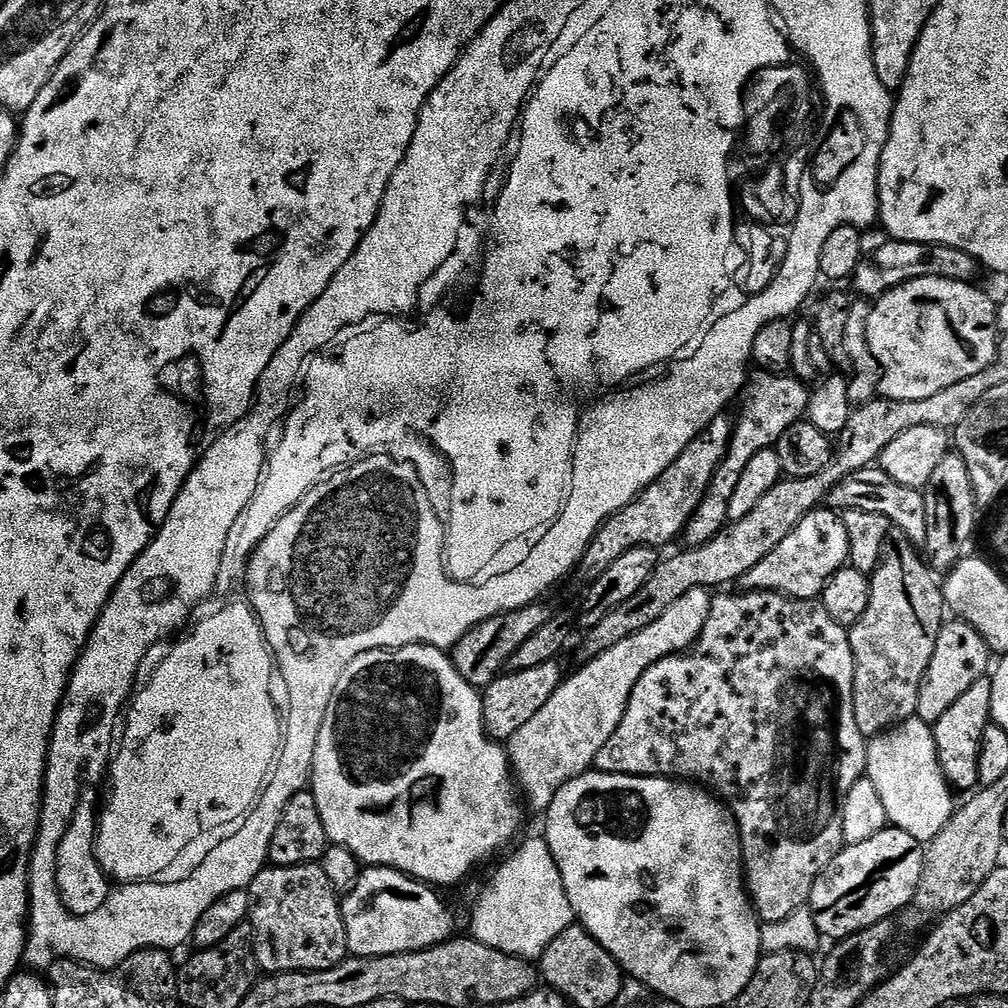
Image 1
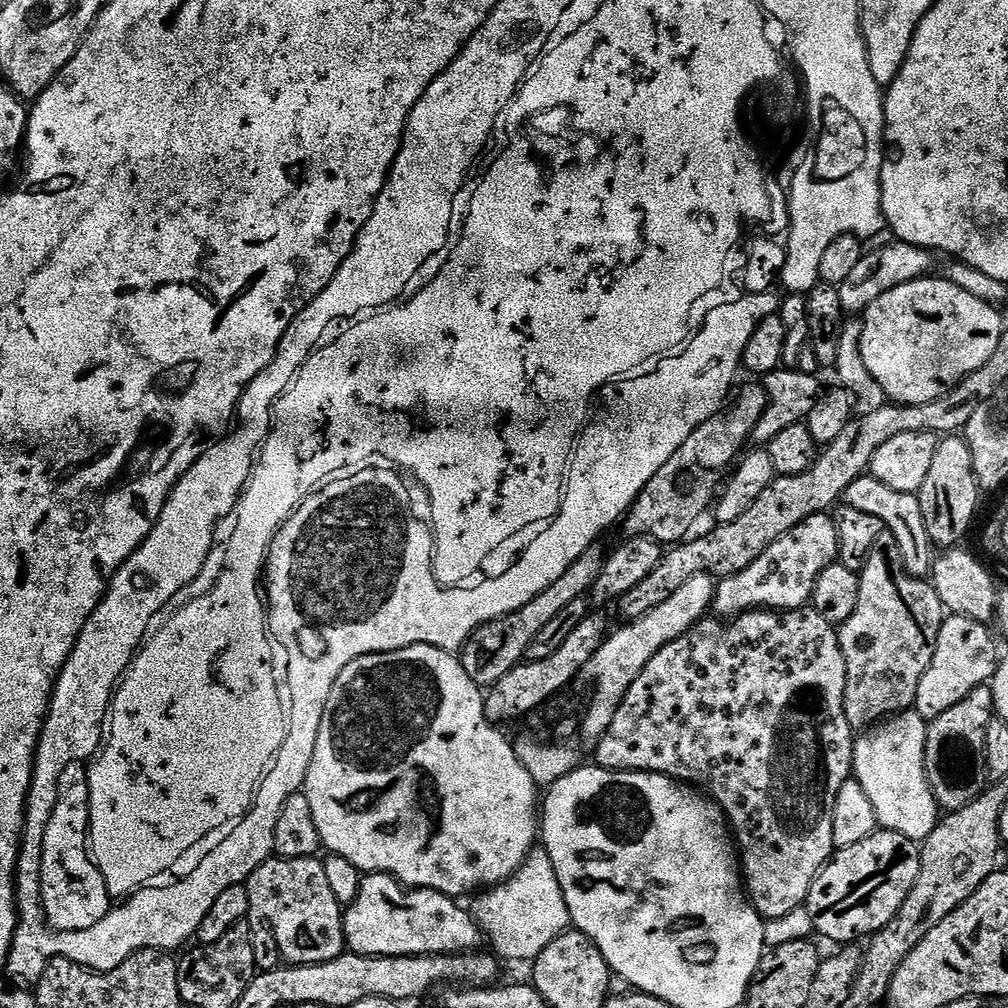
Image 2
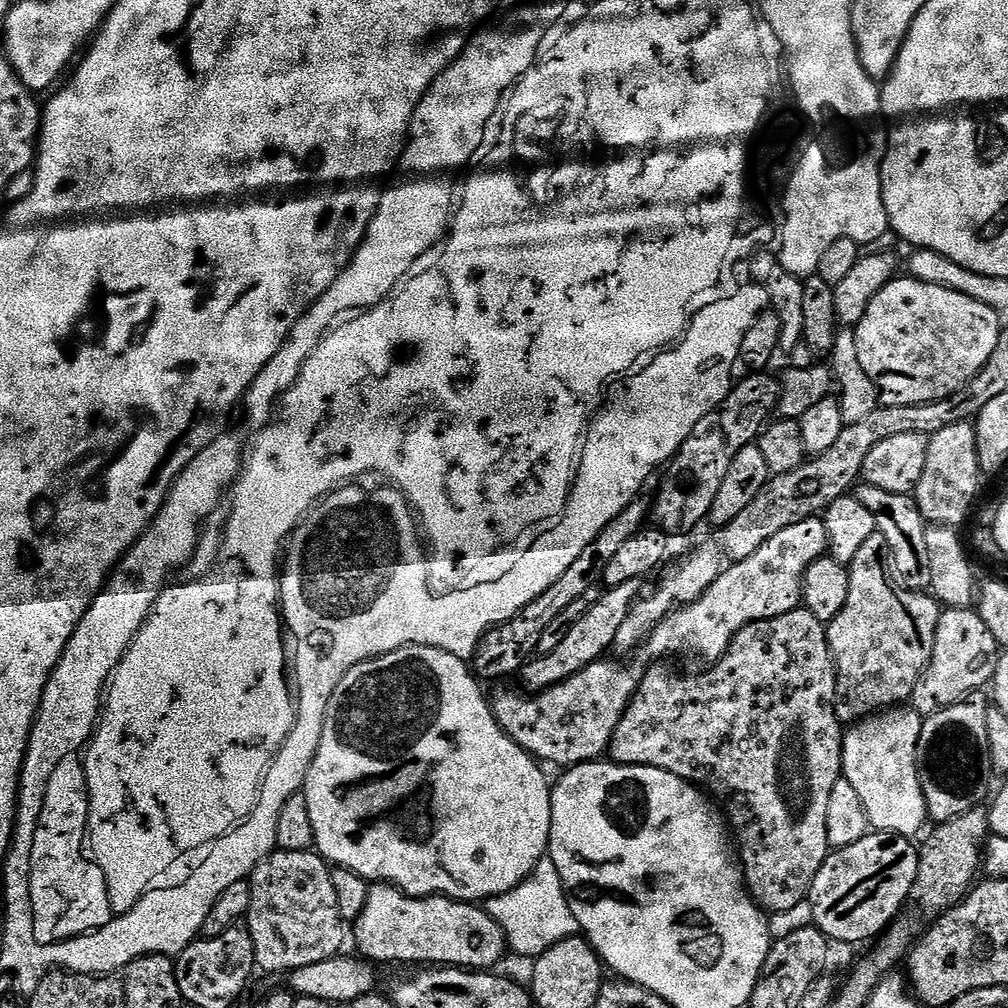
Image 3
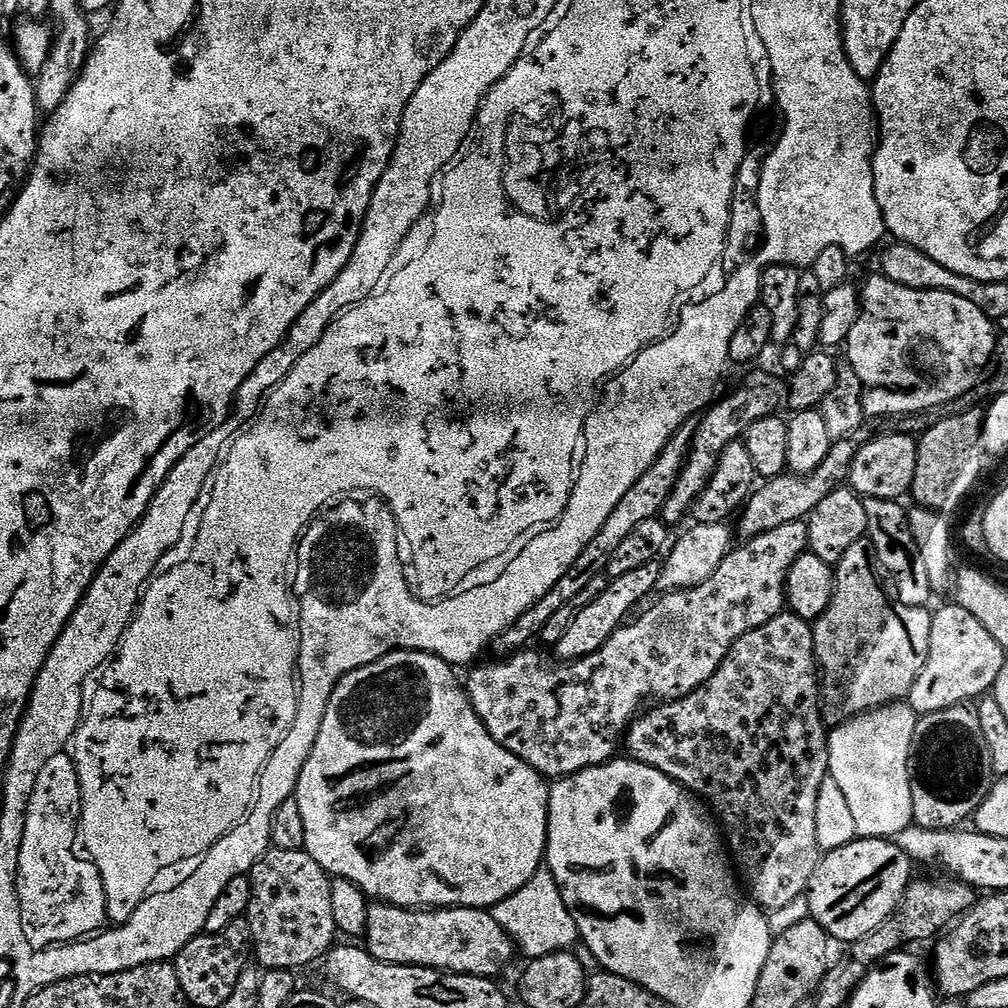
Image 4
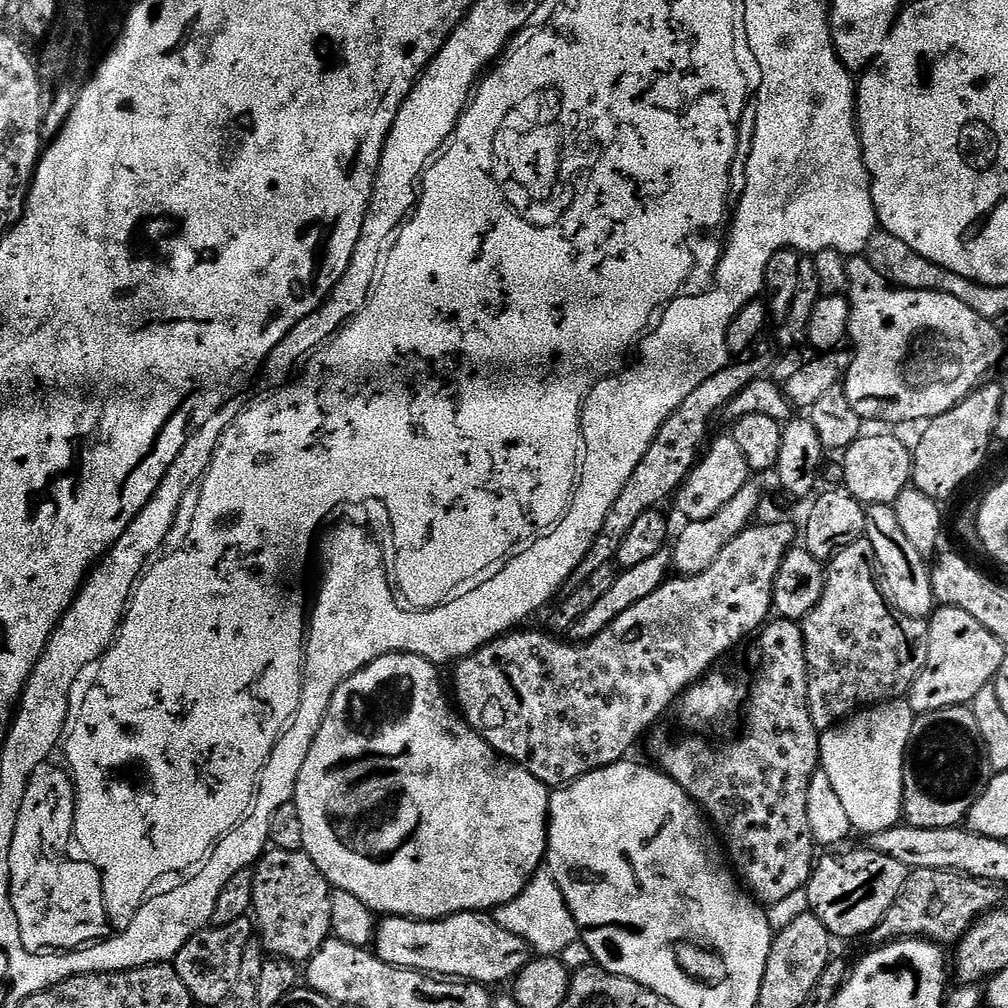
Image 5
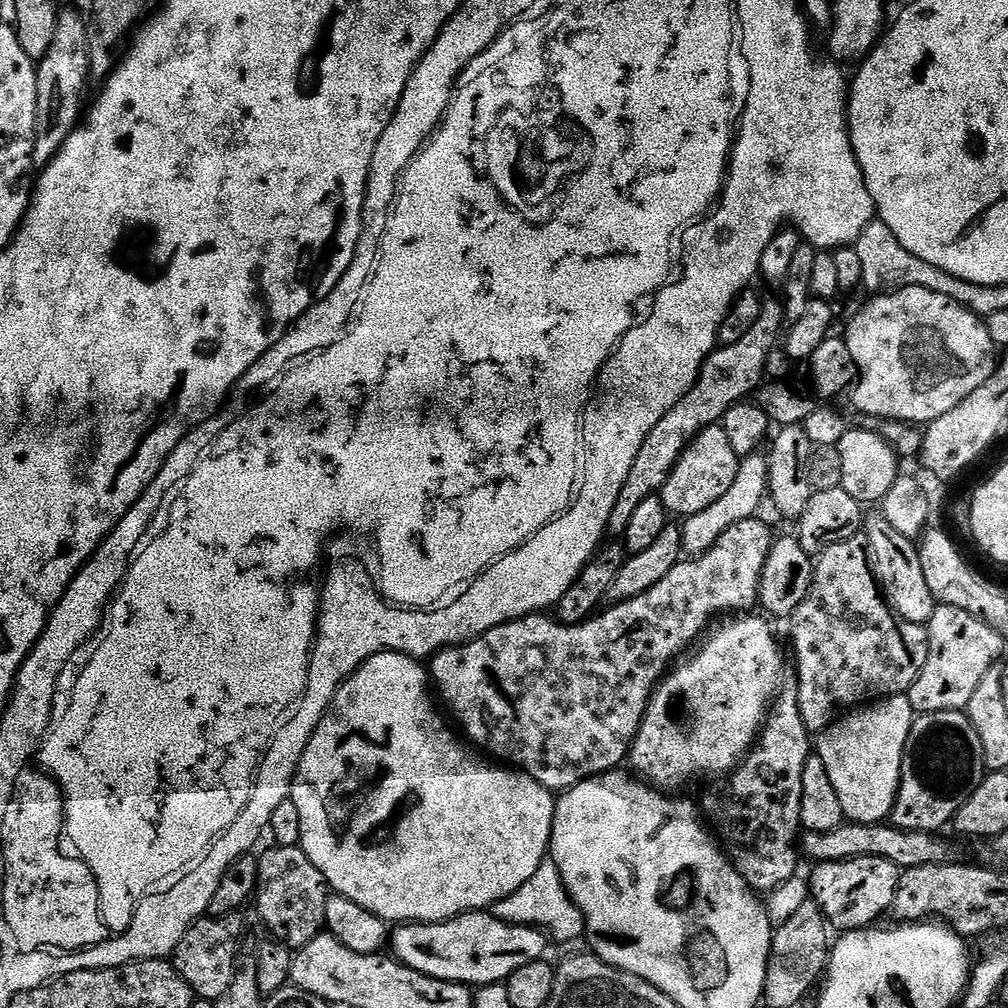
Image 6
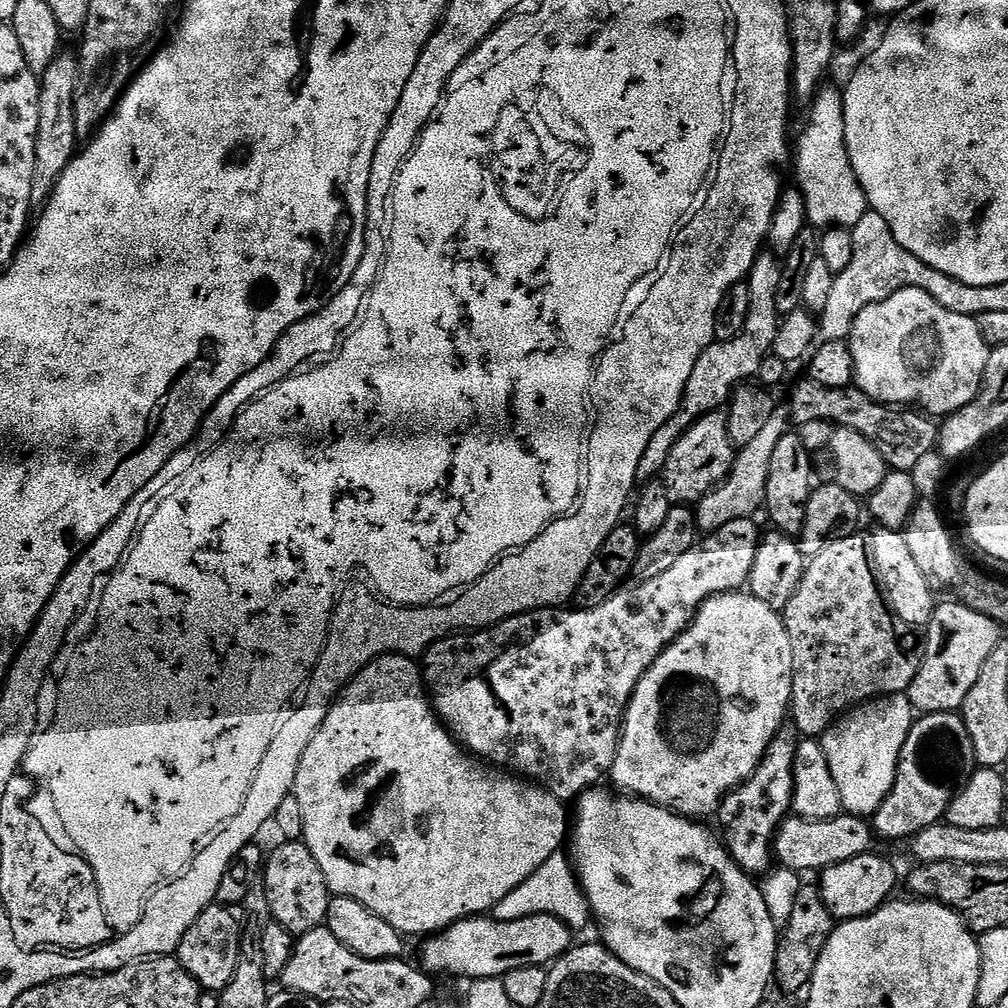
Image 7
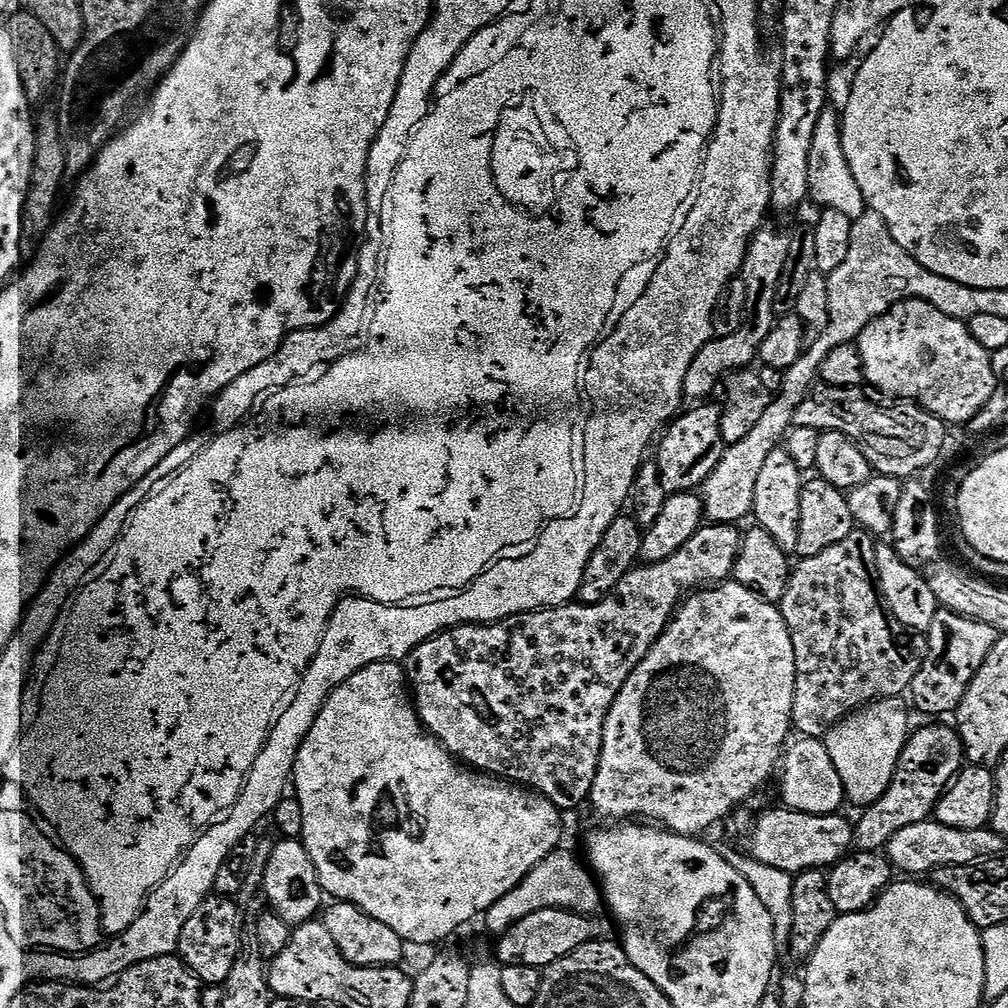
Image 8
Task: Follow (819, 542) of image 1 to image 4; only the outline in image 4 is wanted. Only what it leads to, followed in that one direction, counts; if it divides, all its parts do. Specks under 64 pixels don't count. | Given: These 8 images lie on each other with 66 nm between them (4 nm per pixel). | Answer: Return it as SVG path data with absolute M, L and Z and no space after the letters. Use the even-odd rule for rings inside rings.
M803 520L786 522L786 526L778 526L778 530L758 534L758 538L741 543L739 546L733 547L729 551L728 556L722 562L722 566L718 566L718 570L714 574L710 574L710 578L706 578L706 582L678 592L663 593L657 604L649 603L639 615L625 622L600 650L586 658L567 662L553 662L551 659L549 659L550 661L543 660L538 653L532 652L533 650L523 650L514 653L513 656L497 659L495 661L497 664L484 664L481 668L473 667L471 669L473 672L469 674L468 680L466 676L468 700L474 706L478 718L484 723L488 733L494 738L494 742L506 746L506 750L510 750L510 754L522 758L522 762L526 762L535 772L539 772L545 778L573 776L576 772L593 768L599 764L606 764L613 759L619 753L616 751L621 751L624 733L628 725L636 719L638 713L645 707L644 700L650 699L651 696L657 696L655 698L657 701L667 702L689 696L695 688L701 688L716 673L718 666L726 658L726 654L732 649L734 642L738 642L738 638L742 638L742 634L746 634L758 626L766 626L766 622L770 622L770 618L774 618L785 611L784 591L786 590L786 578L790 574L790 566L794 566L794 562L798 562L802 553L809 551L807 523Z

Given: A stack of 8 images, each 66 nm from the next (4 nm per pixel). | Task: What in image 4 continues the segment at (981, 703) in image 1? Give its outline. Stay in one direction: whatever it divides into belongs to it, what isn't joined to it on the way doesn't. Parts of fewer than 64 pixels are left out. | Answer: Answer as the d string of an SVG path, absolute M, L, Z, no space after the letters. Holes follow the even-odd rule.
M961 706L938 710L934 714L920 716L914 730L914 742L910 742L908 759L910 794L912 795L912 823L926 830L960 828L963 820L975 817L978 806L986 798L994 783L990 766L990 750L986 750L986 737L971 707Z

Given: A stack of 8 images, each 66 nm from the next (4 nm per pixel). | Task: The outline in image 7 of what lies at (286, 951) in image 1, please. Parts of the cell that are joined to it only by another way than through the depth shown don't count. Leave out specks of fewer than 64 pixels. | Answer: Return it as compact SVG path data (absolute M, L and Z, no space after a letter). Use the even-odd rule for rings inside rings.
M280 842L271 853L267 853L262 867L262 881L265 884L266 902L269 903L269 914L275 923L282 925L293 938L305 936L310 930L321 927L328 918L328 901L330 893L314 854L302 842Z

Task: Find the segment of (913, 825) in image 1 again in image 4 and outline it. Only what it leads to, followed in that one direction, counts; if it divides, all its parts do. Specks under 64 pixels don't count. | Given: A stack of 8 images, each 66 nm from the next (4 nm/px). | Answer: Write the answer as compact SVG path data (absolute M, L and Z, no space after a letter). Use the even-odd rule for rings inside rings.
M906 702L887 704L857 716L851 716L844 724L831 729L828 734L828 775L838 782L842 795L850 805L857 837L883 840L894 838L902 830L913 827L912 795L910 794L910 742L914 742L914 730L918 714Z

